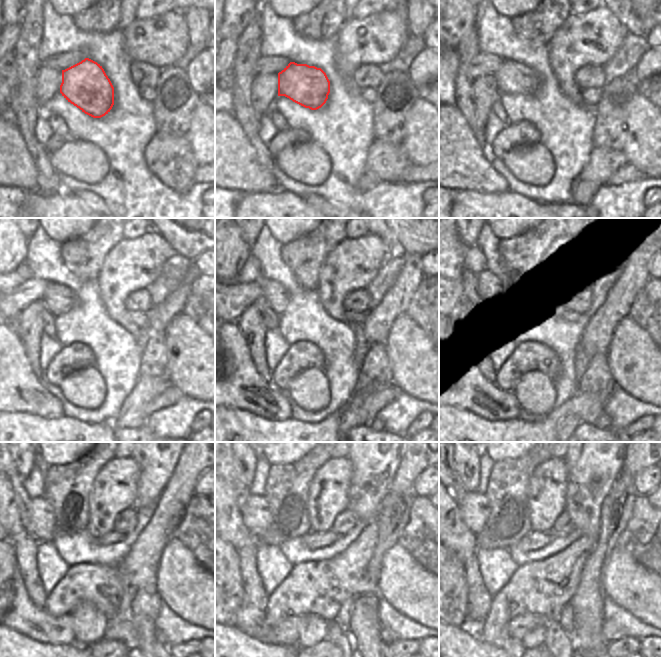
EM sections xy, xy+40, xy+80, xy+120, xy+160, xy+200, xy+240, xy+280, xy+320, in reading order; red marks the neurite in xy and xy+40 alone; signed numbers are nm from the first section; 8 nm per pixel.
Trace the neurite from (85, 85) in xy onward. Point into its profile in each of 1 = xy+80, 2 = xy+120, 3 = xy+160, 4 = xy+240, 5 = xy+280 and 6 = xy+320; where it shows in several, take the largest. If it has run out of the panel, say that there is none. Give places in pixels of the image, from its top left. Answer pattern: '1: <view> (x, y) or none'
1: xy+80 (512, 77)
2: xy+120 (58, 298)
3: xy+160 (275, 296)
4: xy+240 (38, 522)
5: xy+280 (256, 516)
6: xy+320 (475, 508)

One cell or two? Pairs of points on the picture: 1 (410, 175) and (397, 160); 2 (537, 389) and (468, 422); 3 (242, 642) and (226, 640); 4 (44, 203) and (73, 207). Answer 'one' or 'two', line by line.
1: two
2: two
3: one
4: one

